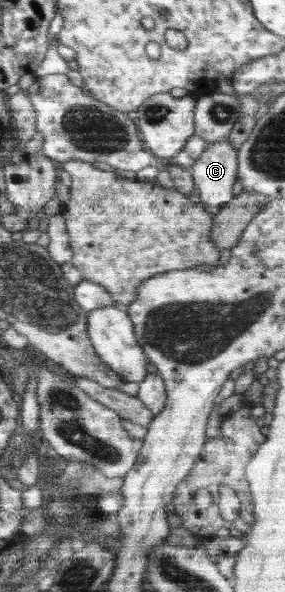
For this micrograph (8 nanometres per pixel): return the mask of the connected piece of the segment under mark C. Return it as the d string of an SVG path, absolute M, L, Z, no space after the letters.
M227 139L208 144L190 170L200 191L197 201L214 218L235 197L232 185L238 178L238 150Z

